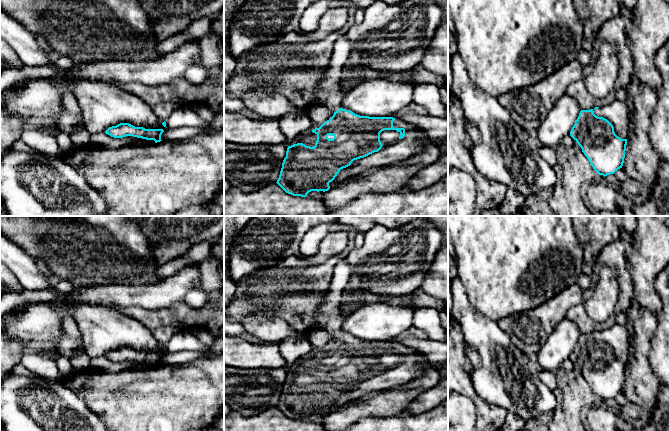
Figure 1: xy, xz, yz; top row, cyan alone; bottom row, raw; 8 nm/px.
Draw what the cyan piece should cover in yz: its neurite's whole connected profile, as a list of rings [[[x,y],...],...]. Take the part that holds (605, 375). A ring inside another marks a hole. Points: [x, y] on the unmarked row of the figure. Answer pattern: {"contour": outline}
{"contour": [[[614,323],[607,330],[581,334],[570,360],[581,371],[593,393],[604,401],[622,392],[631,342],[626,326]]]}

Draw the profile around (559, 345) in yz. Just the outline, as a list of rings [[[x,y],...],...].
[[[563,319],[534,357],[539,368],[555,374],[563,361],[570,358],[580,335],[581,331],[573,321]]]

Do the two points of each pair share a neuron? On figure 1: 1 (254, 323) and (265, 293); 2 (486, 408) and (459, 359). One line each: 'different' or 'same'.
1: different
2: same

